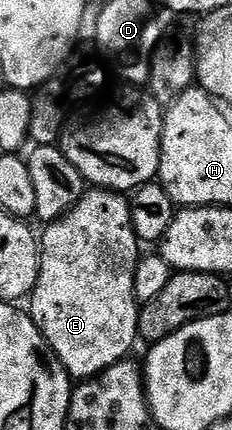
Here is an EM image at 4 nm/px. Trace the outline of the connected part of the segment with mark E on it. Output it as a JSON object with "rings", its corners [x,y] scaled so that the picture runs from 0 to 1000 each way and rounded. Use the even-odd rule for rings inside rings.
{"rings":[[[392,437],[315,481],[259,507],[254,514],[211,516],[198,533],[172,542],[172,630],[164,633],[164,656],[147,679],[121,693],[121,726],[147,747],[172,747],[164,760],[216,802],[216,812],[246,826],[250,840],[280,853],[284,865],[328,886],[384,884],[422,874],[474,851],[491,851],[509,840],[539,837],[556,826],[560,812],[595,793],[595,730],[603,726],[603,702],[578,688],[578,642],[595,619],[603,595],[603,563],[578,542],[578,521],[560,498],[560,467],[530,451],[496,449],[483,440]]]}

